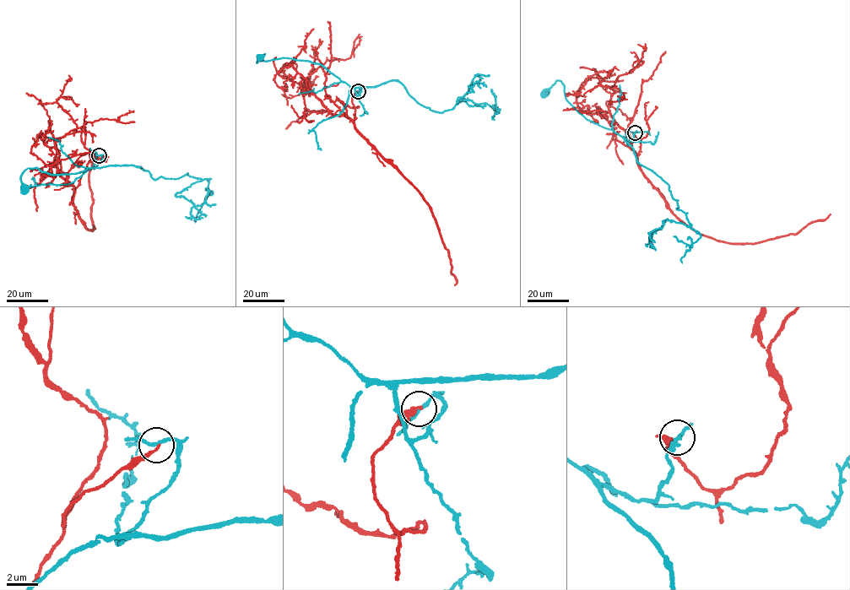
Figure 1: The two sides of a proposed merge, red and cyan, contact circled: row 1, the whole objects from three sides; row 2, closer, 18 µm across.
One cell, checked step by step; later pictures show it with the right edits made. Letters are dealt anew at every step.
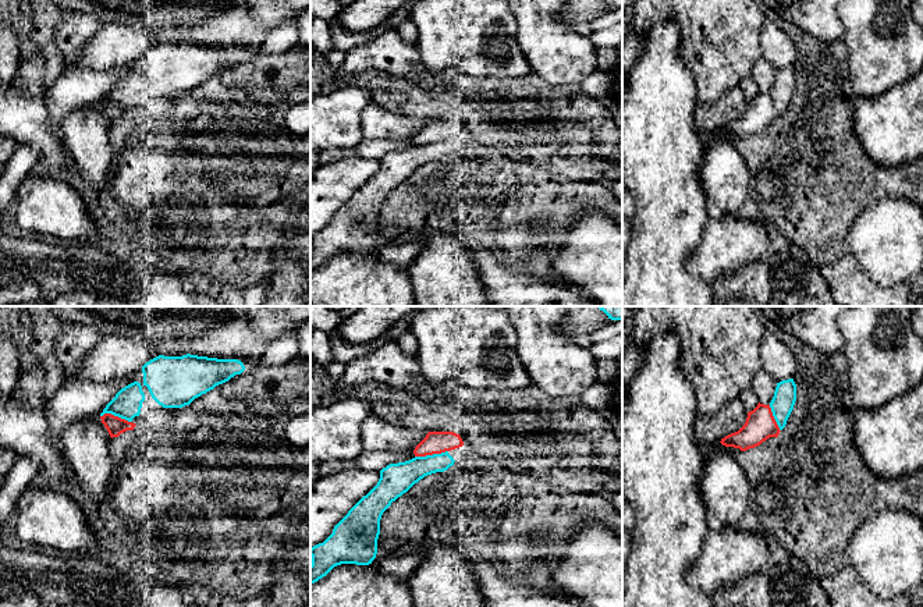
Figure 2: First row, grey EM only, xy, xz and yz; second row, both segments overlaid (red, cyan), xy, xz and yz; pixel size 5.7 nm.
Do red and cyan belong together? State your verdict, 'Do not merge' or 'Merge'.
Do not merge

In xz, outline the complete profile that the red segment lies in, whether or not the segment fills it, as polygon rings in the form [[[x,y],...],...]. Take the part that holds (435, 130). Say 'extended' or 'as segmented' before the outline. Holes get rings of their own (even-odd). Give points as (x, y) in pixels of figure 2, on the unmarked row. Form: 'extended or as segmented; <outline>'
as segmented; [[[429,120],[426,125],[415,135],[415,145],[441,142],[464,134],[459,123],[454,120]]]

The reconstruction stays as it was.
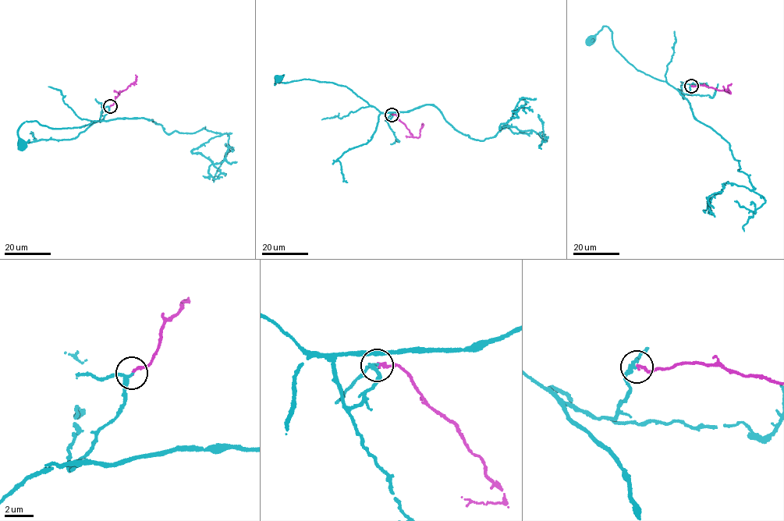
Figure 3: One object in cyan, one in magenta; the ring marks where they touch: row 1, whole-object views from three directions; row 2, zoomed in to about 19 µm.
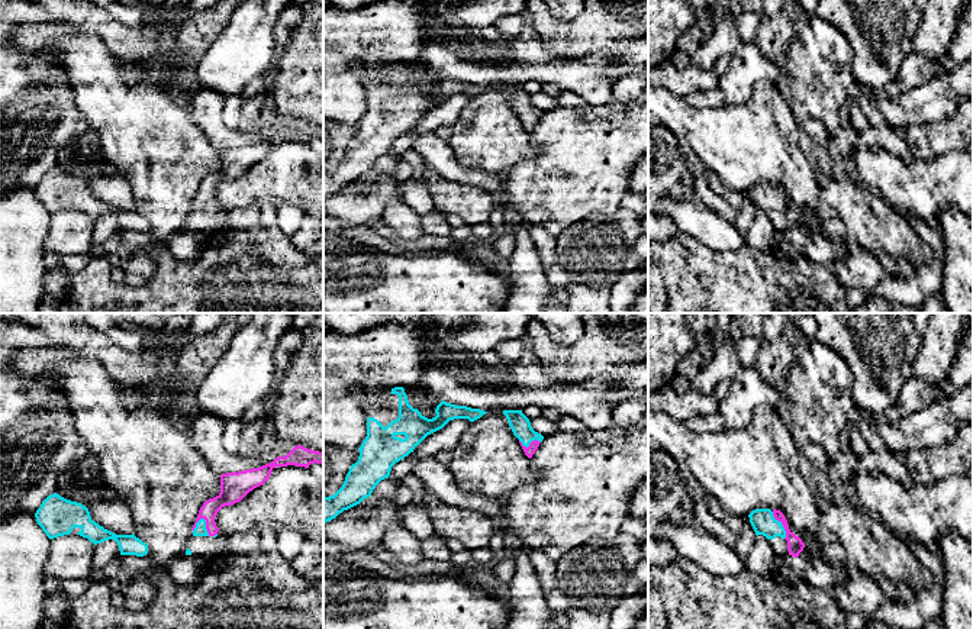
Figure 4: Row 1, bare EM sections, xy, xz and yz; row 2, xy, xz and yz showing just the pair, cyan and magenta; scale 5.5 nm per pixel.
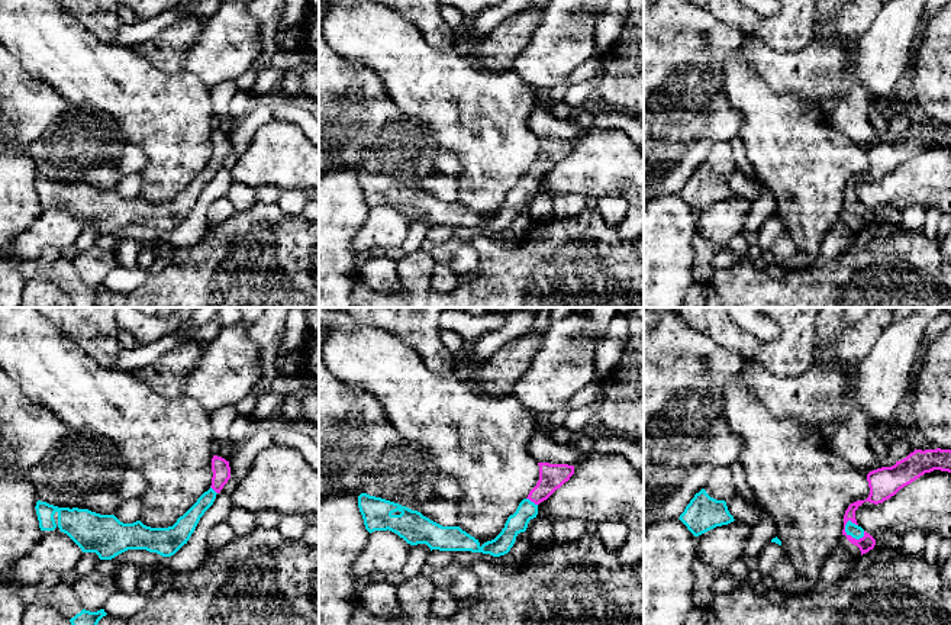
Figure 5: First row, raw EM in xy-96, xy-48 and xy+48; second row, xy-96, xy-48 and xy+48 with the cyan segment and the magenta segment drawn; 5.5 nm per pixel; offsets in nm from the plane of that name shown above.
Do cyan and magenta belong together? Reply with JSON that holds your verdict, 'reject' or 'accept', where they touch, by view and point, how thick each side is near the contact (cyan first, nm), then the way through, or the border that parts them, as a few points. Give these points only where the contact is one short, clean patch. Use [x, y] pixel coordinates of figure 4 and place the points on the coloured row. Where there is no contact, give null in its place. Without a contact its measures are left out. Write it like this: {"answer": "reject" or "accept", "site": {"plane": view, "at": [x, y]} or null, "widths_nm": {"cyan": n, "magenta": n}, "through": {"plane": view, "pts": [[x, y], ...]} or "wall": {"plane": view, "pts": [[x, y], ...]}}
{"answer": "accept", "site": {"plane": "xy", "at": [205, 526]}, "widths_nm": {"cyan": 70, "magenta": 130}, "through": {"plane": "xy", "pts": [[200, 529], [205, 526], [206, 515], [232, 492]]}}

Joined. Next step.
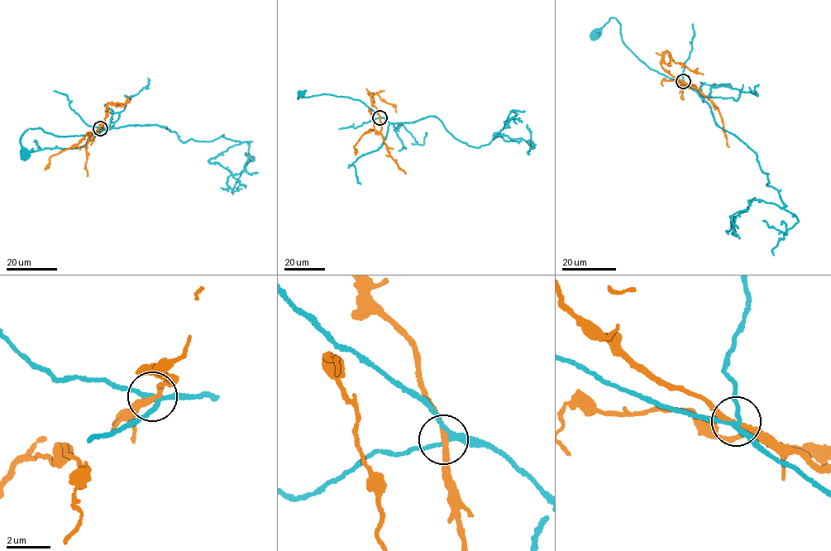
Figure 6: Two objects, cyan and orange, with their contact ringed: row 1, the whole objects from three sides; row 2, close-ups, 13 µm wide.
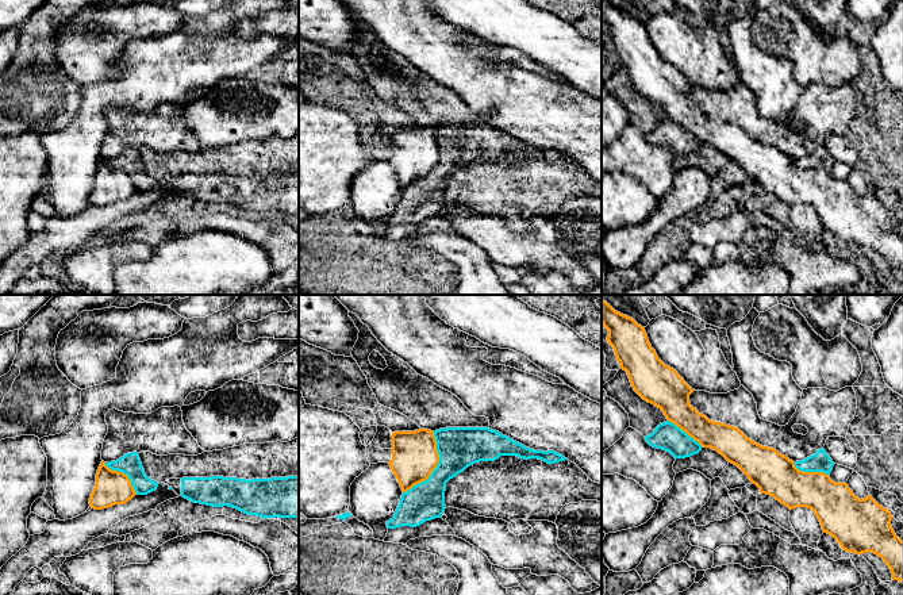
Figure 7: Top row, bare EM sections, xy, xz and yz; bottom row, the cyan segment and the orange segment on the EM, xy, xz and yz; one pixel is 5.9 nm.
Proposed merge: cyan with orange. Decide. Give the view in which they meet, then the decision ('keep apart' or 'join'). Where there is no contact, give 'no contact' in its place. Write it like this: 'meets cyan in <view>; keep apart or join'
meets cyan in xz; keep apart

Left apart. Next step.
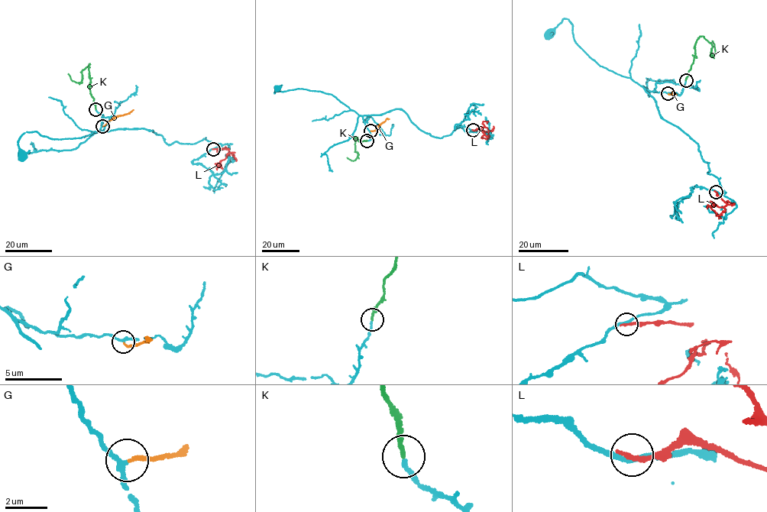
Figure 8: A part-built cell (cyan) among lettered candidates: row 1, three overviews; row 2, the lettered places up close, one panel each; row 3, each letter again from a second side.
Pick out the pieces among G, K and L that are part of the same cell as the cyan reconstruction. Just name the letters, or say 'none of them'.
K

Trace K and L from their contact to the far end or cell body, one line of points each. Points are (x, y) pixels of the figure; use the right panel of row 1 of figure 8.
K: (686, 80), (694, 60), (696, 40), (701, 36), (711, 44), (711, 56), (715, 52), (712, 40)
L: (715, 191), (726, 205), (710, 206), (720, 218)

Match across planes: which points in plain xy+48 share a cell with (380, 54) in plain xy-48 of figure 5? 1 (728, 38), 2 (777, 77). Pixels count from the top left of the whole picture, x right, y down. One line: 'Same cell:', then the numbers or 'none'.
Same cell: none

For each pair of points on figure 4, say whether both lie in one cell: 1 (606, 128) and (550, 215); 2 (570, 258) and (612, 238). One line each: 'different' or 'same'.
1: same
2: same

